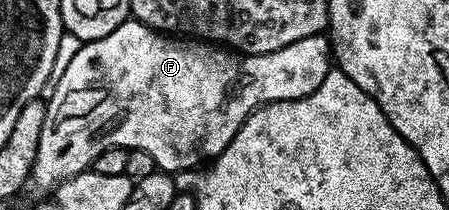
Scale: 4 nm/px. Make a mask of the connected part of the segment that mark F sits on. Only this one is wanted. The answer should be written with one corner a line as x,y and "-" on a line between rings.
131,17
112,29
108,37
83,43
76,57
69,62
64,77
56,85
56,93
45,102
44,129
40,132
40,149
36,149
30,183
42,191
53,192
66,179
91,170
96,157
100,157
104,149
113,147
148,153
155,168
167,173
197,168
213,160
229,145
256,108
265,103
303,99
316,93
320,81
328,77
330,70
332,48
325,34
292,41
292,45
284,45
284,49
272,53
243,55
210,41
179,41
169,34
153,31

